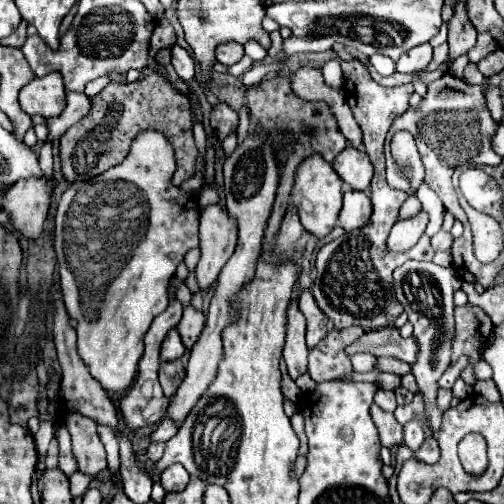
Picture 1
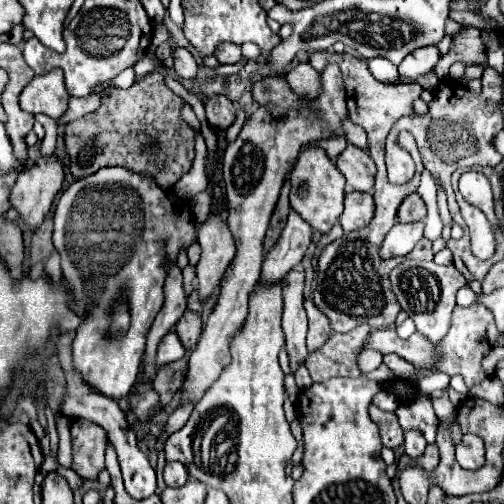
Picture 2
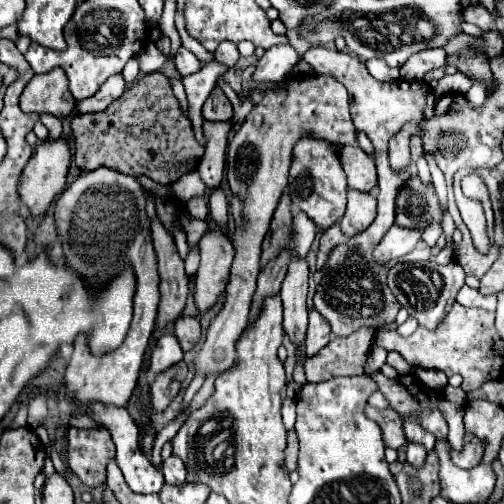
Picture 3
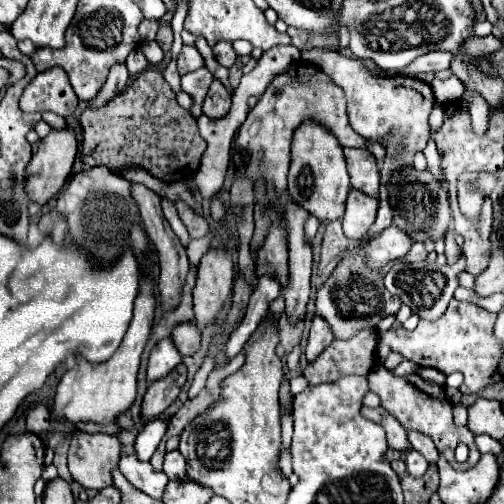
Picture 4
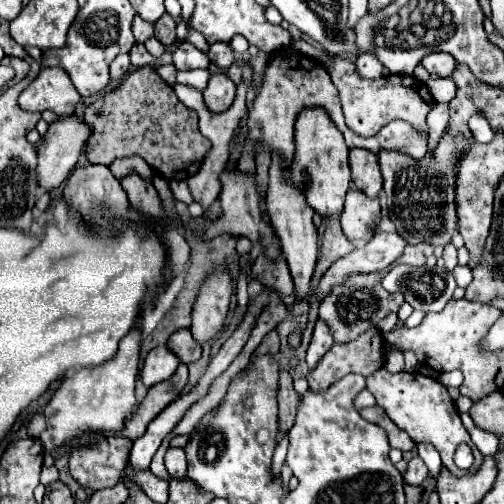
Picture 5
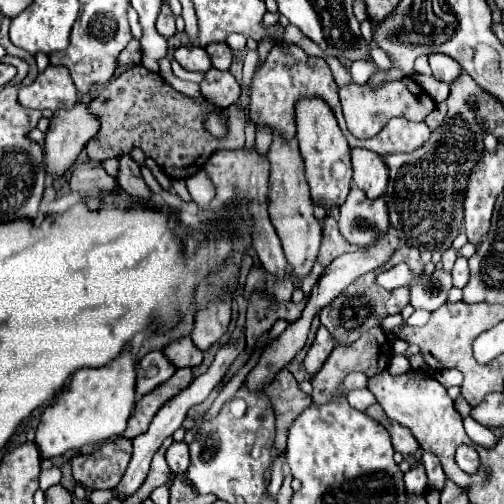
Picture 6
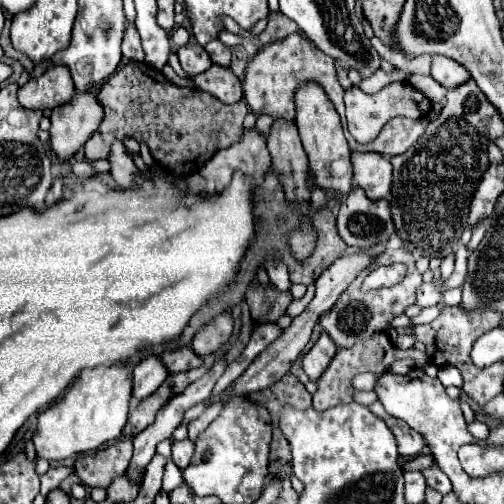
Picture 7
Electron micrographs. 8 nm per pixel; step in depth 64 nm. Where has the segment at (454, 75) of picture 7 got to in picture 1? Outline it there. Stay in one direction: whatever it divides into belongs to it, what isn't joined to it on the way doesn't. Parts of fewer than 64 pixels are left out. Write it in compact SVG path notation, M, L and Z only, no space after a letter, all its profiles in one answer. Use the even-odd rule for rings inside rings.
M420 44L400 56L396 62L396 70L404 74L412 74L416 70L426 68L426 64L432 60L432 46L430 44Z

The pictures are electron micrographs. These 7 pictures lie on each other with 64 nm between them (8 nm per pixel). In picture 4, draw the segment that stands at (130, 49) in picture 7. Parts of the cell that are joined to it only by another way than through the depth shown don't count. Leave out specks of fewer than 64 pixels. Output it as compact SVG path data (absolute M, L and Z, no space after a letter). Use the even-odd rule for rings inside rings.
M124 64L112 68L112 72L108 74L104 86L100 88L100 92L88 100L88 108L102 108L104 104L108 104L112 100L112 96L120 94L124 90L124 86L128 84L128 70Z

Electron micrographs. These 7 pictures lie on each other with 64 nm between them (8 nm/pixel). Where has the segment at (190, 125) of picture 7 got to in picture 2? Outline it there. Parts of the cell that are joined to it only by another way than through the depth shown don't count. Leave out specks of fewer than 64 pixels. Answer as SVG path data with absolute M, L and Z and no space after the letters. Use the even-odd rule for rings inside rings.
M160 72L146 74L128 90L112 88L96 112L74 120L64 130L70 174L86 178L106 166L124 166L152 174L162 188L170 190L194 160L194 130L182 120L182 106L184 100L164 84Z

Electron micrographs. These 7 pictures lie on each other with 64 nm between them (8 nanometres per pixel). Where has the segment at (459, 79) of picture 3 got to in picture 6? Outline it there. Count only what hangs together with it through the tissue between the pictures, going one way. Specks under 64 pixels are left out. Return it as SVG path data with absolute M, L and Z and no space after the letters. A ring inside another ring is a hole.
M414 74L412 76L430 96L432 96L432 100L434 102L444 102L446 98L448 98L448 94L450 94L450 84L446 84L446 82L440 82L440 80L436 80L434 76L422 76L422 74Z

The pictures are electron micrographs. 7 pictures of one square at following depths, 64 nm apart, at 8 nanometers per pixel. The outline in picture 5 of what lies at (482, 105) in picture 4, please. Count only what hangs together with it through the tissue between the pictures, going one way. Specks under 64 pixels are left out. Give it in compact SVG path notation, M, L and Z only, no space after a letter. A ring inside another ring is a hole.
M480 112L472 114L472 118L468 120L468 126L470 126L470 132L476 136L478 142L490 142L492 136L494 136L494 130L490 128L490 122L484 120L484 116Z

